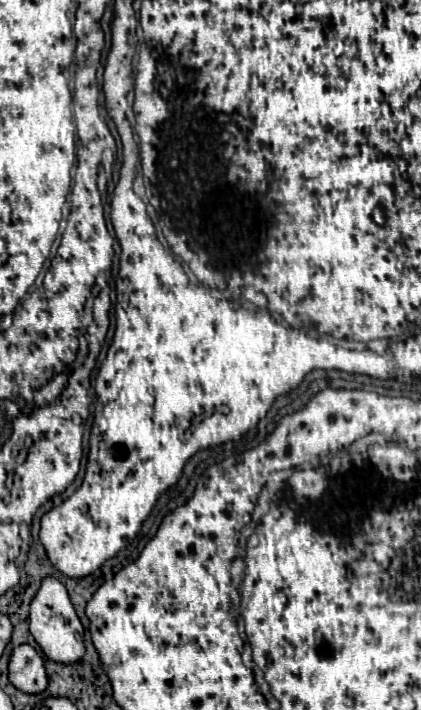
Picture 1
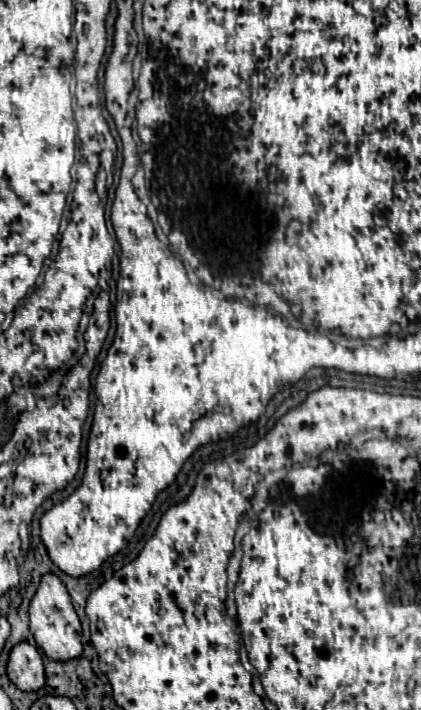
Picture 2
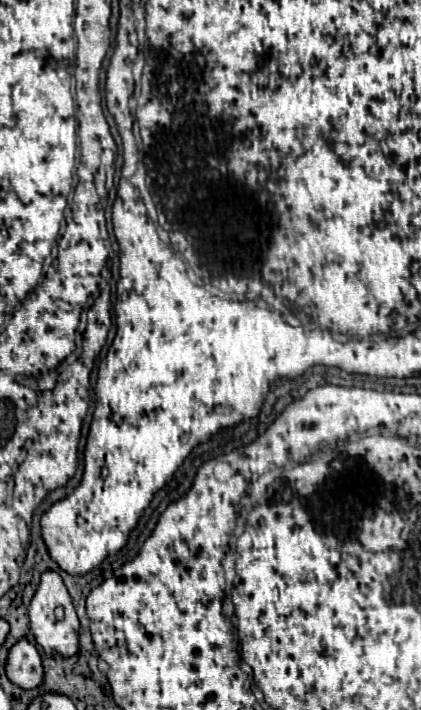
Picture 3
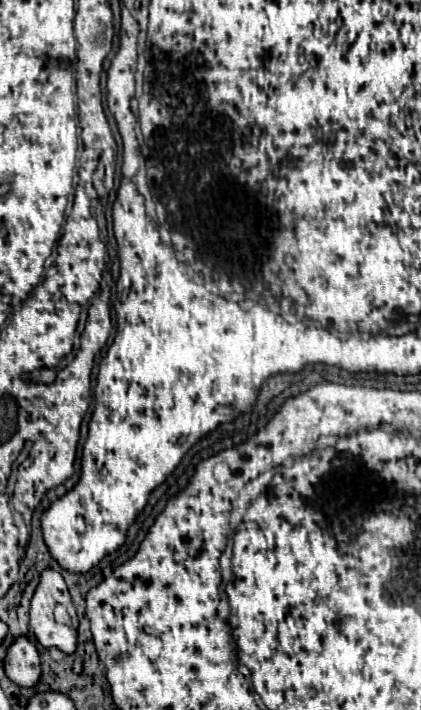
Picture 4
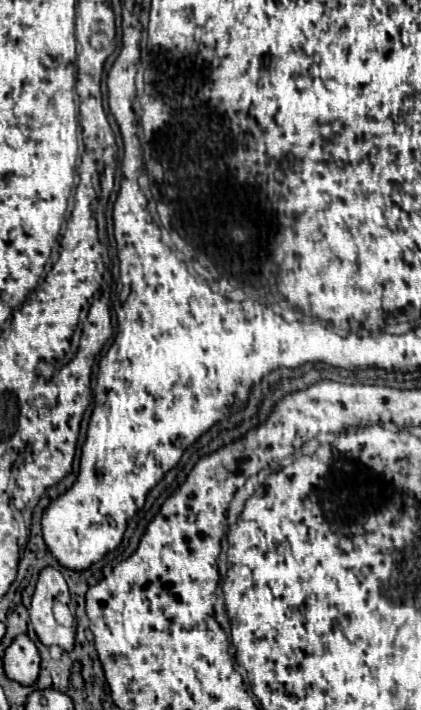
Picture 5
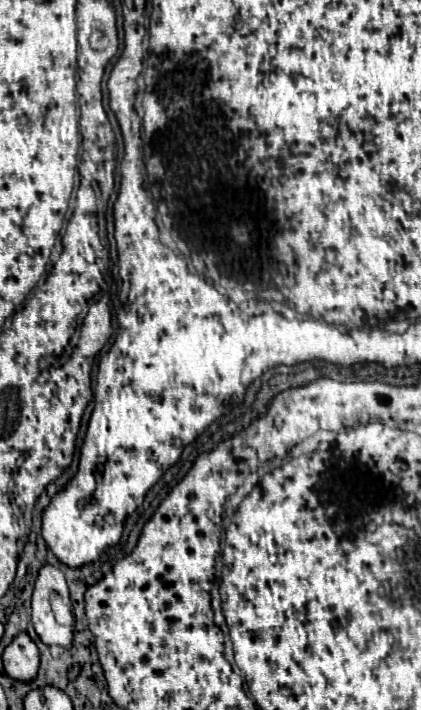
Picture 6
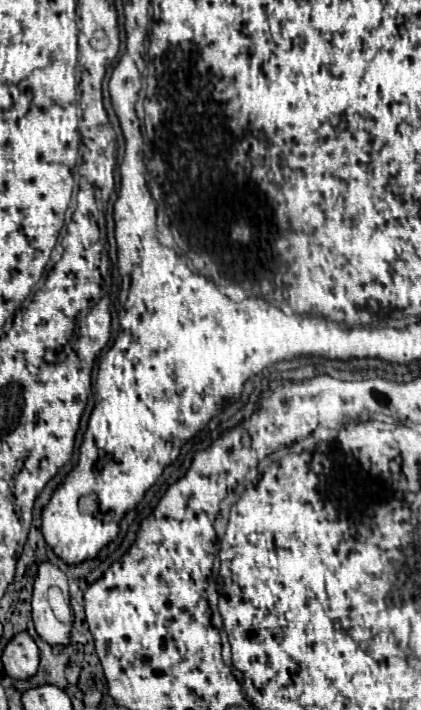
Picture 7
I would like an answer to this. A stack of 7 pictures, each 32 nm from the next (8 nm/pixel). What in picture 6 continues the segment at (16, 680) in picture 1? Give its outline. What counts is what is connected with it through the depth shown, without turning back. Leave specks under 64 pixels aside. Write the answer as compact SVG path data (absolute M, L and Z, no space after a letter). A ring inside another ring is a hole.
M26 632L16 636L2 656L4 672L18 682L32 682L38 674L40 652Z

